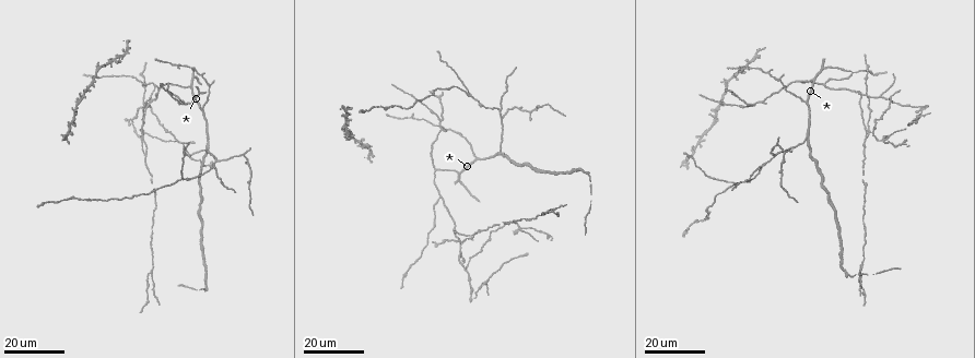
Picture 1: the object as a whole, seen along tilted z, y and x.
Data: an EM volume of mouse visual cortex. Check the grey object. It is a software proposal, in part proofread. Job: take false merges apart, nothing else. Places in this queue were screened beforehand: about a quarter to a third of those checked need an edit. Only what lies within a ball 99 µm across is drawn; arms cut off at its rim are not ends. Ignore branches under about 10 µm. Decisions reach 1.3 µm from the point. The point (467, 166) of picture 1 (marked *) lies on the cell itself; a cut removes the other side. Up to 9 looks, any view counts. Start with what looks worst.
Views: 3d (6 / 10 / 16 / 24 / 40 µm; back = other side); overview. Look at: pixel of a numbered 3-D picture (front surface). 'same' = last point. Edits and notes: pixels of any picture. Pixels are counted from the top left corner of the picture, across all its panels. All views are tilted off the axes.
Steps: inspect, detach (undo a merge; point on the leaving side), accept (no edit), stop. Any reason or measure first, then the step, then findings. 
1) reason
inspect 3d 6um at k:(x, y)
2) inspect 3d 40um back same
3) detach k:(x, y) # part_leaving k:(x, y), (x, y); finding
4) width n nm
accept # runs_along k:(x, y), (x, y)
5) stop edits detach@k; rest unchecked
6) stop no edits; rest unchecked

four-way junction
inspect 3d 24um at 1:(519, 228)

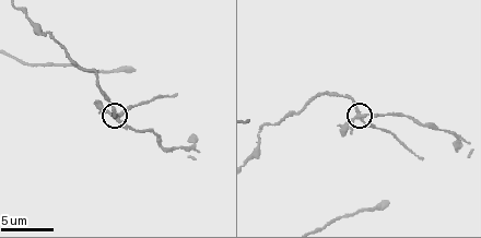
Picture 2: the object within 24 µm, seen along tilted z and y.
closer look
inspect 3d 10um at 2:(119, 119)

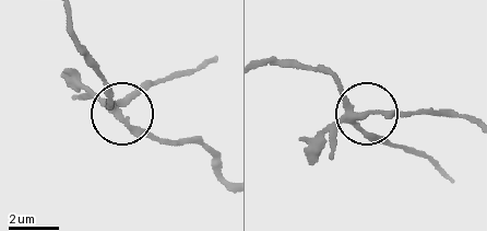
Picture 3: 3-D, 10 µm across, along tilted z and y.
inspect 3d 10um back at 3:(362, 115)

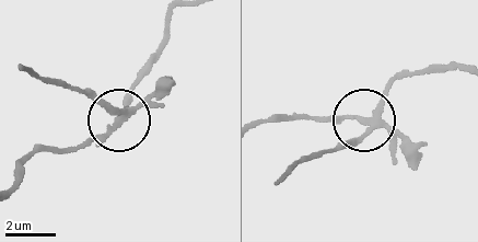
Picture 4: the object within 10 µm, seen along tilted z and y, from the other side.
detach 4:(98, 138) # part_leaving 4:(123, 113), (73, 147), (24, 154), (15, 172); two cells meet here

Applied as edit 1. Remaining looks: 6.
thin arm on a thick one
inspect 3d 16um at 1:(479, 230)

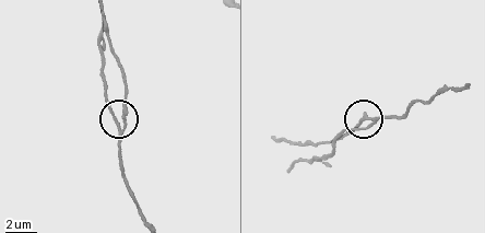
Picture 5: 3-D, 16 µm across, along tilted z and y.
inspect 3d 6um at 5:(368, 124)

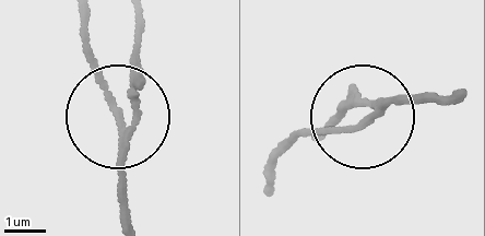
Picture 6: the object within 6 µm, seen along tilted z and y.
width 150 nm
detach 6:(105, 82) # part_leaving 6:(123, 138), (85, 18); two cells meet here

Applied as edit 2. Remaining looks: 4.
redraw
inspect overview

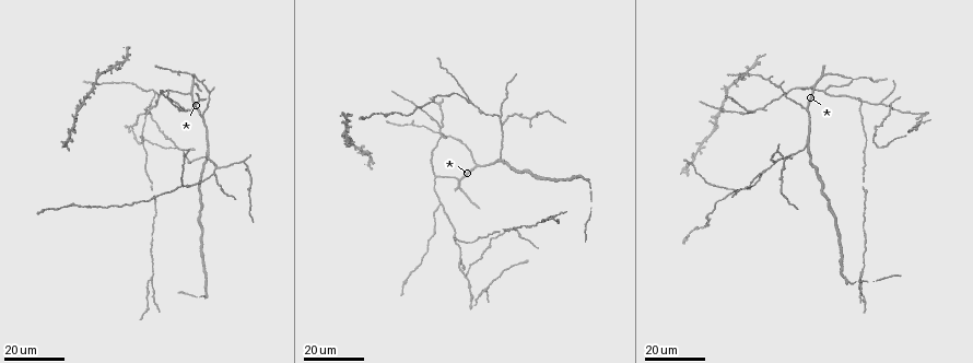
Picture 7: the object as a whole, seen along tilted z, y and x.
a fork
inspect 3d 16um at 7:(881, 102)

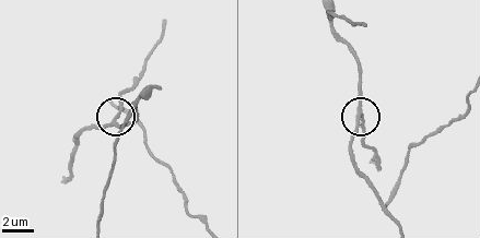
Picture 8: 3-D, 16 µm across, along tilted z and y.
closer look
inspect 3d 10um at 8:(113, 120)

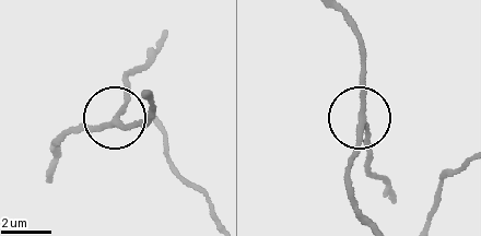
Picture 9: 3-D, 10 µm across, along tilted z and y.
width 200 nm
accept # runs_along 9:(343, 14), (360, 51), (362, 121), (360, 151), (345, 185); continuous, no second cell

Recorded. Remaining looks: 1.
stop edits detach@4, detach@6; rest unchecked

